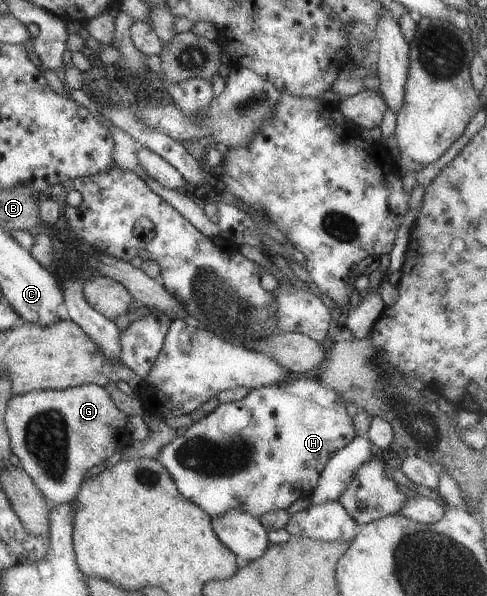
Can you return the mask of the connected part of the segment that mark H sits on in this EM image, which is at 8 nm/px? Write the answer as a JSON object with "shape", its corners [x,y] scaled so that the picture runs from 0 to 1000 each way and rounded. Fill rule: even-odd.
{"shape":[[[618,631],[618,634],[600,634],[595,641],[577,641],[573,644],[556,644],[556,648],[540,648],[540,651],[522,651],[511,654],[507,664],[499,664],[491,671],[480,671],[468,676],[450,676],[437,691],[429,691],[425,698],[417,698],[409,705],[398,706],[384,720],[368,723],[361,733],[335,747],[326,755],[326,765],[318,772],[347,792],[355,809],[368,824],[368,829],[378,837],[392,839],[417,859],[423,859],[431,869],[454,866],[458,859],[474,856],[474,852],[491,852],[515,862],[524,869],[552,857],[587,854],[595,846],[602,846],[616,832],[630,836],[632,829],[649,814],[655,794],[663,789],[667,777],[696,752],[710,747],[725,733],[729,733],[729,718],[717,695],[708,691],[710,678],[692,664],[692,658],[684,658],[680,651],[641,631]]]}

